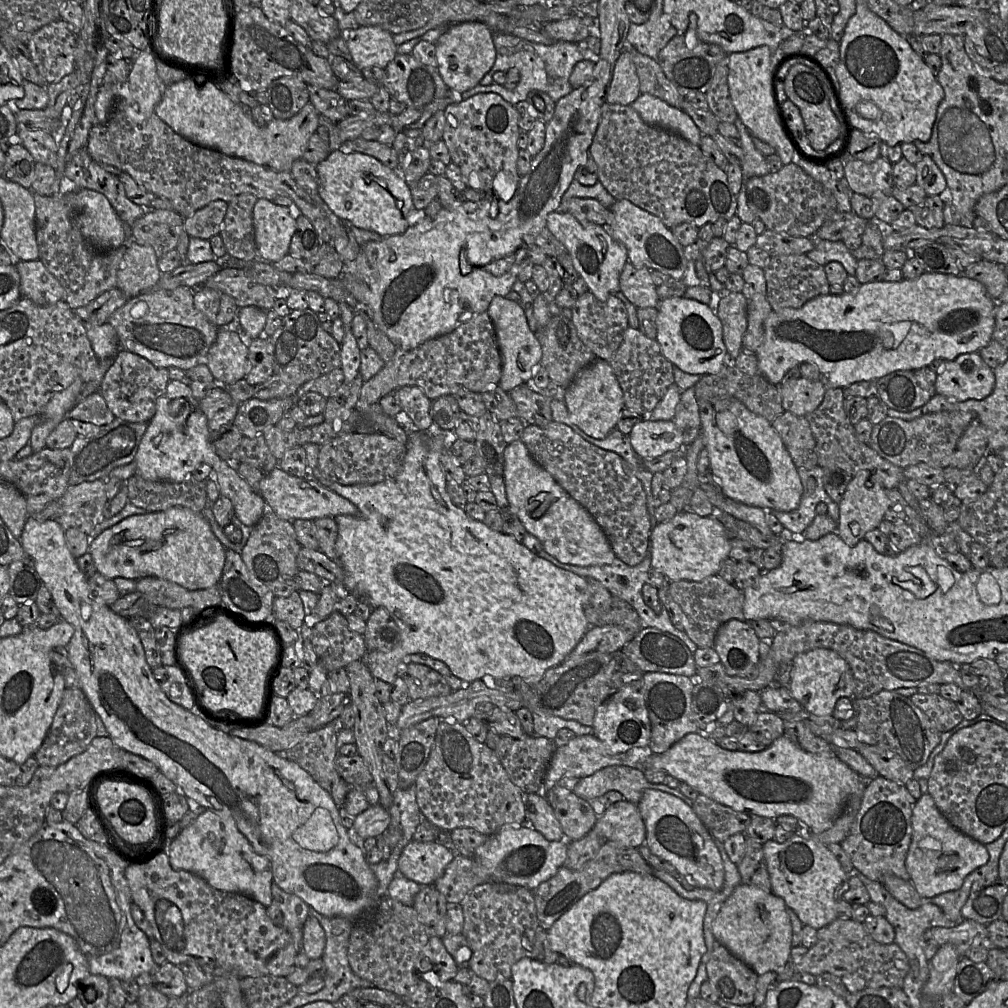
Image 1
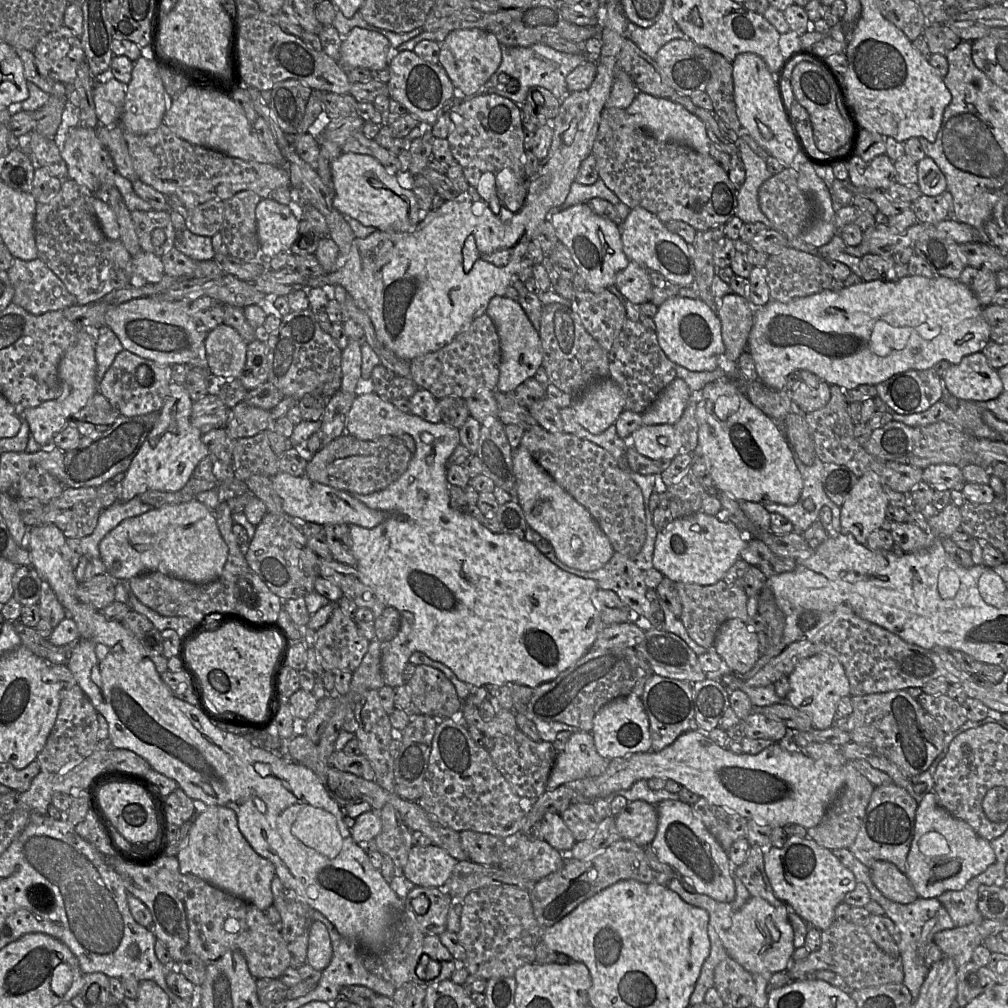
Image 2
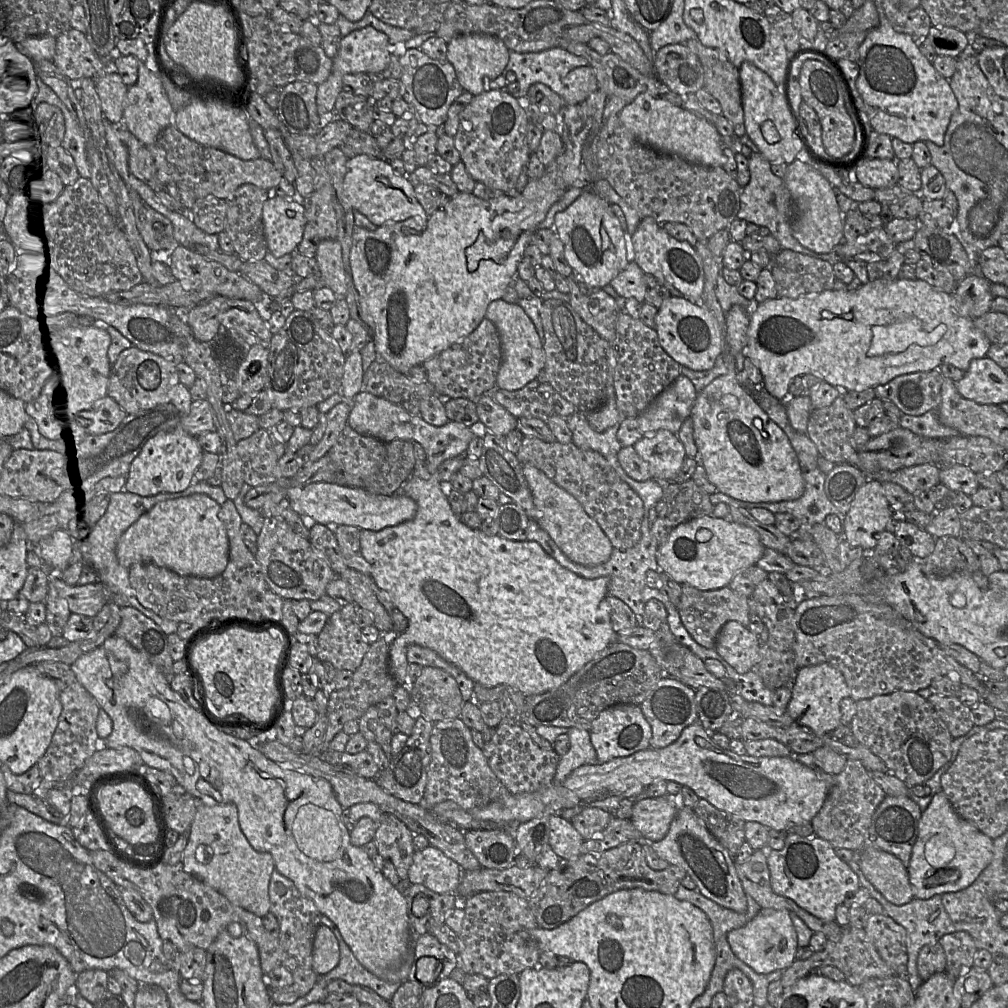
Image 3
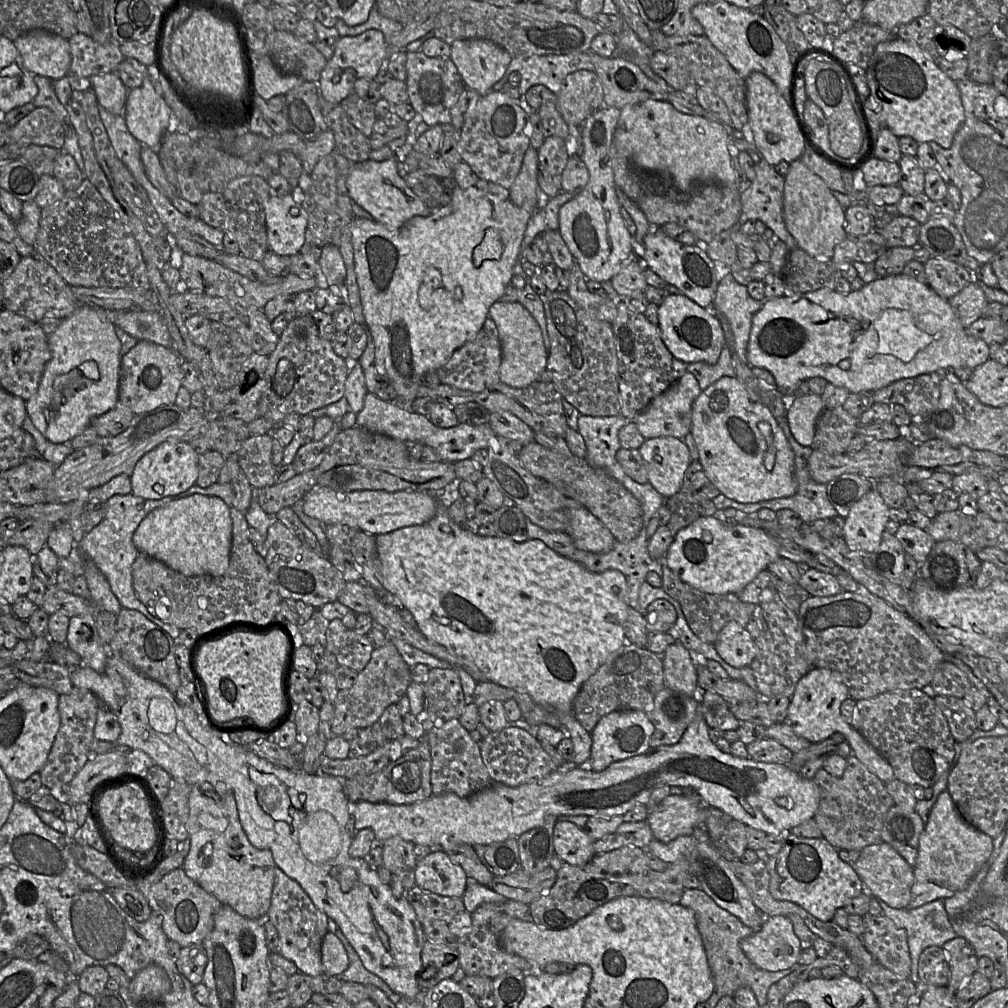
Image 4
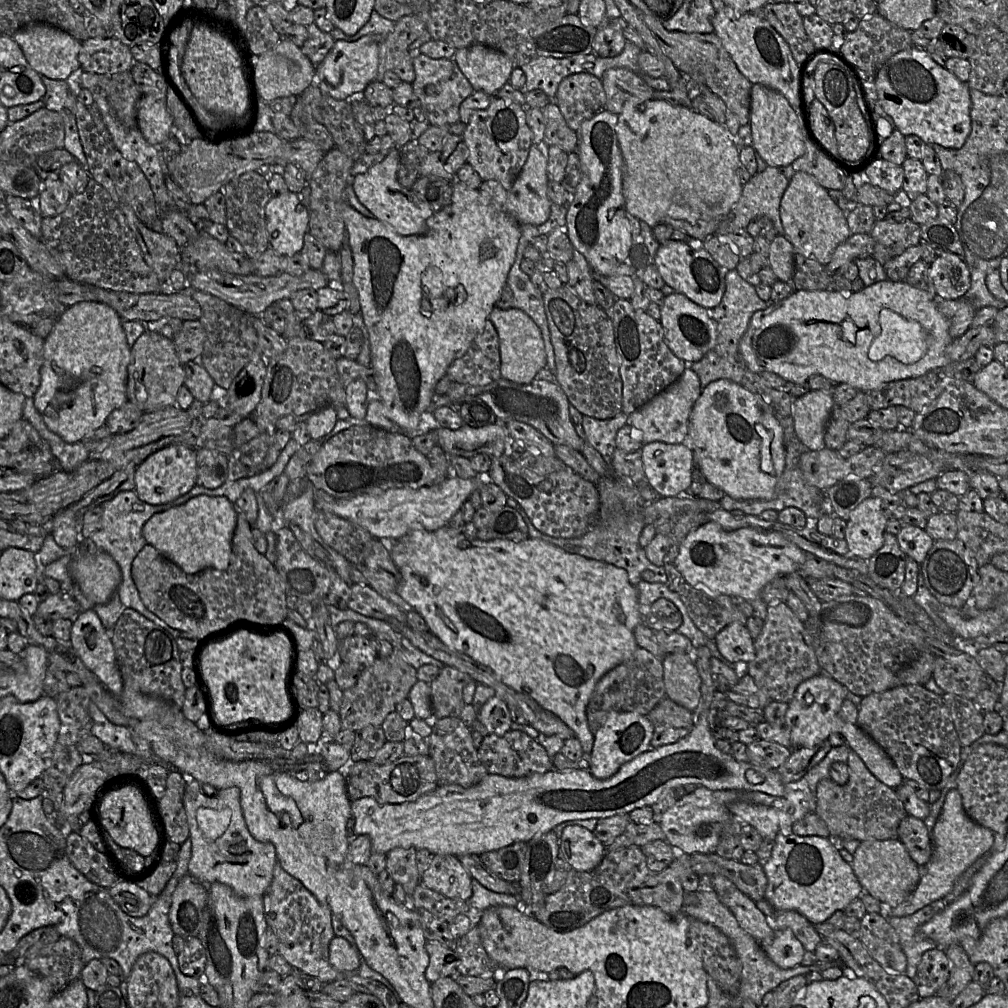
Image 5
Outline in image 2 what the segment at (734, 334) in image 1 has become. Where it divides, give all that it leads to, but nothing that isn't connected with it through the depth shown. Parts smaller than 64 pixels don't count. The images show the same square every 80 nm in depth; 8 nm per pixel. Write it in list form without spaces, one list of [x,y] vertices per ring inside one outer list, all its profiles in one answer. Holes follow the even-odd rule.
[[[733,293],[724,296],[717,308],[725,357],[732,363],[737,363],[740,355],[746,351],[754,310],[746,298]]]

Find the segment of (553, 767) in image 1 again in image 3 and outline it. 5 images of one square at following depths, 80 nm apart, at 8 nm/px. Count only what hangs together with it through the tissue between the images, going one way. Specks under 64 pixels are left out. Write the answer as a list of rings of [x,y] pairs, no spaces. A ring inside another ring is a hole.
[[[575,727],[568,728],[570,747],[559,759],[553,778],[555,783],[563,782],[576,768],[582,765],[599,764],[591,743],[589,731]]]

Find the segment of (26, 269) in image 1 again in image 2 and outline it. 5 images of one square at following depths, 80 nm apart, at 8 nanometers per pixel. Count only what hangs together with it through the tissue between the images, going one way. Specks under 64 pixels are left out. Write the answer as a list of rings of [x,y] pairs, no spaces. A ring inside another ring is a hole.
[[[38,257],[29,261],[14,258],[7,273],[14,288],[12,302],[31,314],[40,315],[49,311],[64,310],[77,304],[75,296],[67,290],[59,277]]]

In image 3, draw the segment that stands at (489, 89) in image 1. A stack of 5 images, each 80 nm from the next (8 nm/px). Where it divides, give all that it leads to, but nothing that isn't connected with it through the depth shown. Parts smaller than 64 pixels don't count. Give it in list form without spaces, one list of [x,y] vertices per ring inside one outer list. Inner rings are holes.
[[[554,47],[540,52],[509,52],[509,61],[503,72],[516,74],[519,90],[512,95],[524,102],[529,87],[542,83],[559,95],[562,79],[573,69],[588,66],[588,61],[561,47]]]

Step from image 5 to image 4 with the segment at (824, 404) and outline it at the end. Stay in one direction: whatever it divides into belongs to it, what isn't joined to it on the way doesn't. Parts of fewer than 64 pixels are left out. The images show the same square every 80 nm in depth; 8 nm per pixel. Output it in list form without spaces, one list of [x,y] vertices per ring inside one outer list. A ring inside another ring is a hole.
[[[809,393],[804,396],[793,397],[790,401],[786,399],[786,418],[795,439],[803,446],[812,446],[817,420],[824,411],[821,396]]]

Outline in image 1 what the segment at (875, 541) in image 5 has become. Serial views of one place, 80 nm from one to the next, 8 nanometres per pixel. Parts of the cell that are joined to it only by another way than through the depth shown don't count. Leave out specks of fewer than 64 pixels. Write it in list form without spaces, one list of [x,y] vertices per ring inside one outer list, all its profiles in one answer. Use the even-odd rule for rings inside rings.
[[[863,470],[857,473],[847,486],[844,496],[839,503],[840,517],[837,534],[848,545],[854,546],[864,539],[866,533],[878,528],[885,513],[891,508],[887,489],[879,476],[873,470]]]

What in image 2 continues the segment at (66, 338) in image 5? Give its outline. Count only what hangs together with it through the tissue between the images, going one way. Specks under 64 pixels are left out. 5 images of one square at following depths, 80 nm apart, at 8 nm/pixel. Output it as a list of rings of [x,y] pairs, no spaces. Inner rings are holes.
[[[79,329],[76,343],[65,352],[58,365],[59,395],[39,406],[24,410],[22,415],[29,425],[30,434],[42,447],[51,445],[54,435],[61,431],[72,416],[85,407],[88,400],[98,392],[95,359],[97,339],[98,329]]]

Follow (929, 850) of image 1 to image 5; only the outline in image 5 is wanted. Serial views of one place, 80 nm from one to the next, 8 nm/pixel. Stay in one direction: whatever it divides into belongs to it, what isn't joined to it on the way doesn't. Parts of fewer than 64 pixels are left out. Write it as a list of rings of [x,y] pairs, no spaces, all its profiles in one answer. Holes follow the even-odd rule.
[[[949,789],[941,813],[933,827],[931,841],[932,855],[929,862],[922,867],[917,887],[903,903],[895,908],[889,908],[890,916],[912,915],[926,905],[946,897],[963,872],[991,849],[994,832],[974,822],[963,808],[960,793],[956,789]]]

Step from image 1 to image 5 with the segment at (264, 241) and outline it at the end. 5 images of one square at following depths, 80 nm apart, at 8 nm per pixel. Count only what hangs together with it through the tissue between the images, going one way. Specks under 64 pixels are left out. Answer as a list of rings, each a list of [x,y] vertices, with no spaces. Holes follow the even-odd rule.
[[[287,191],[279,196],[272,196],[265,207],[265,215],[269,247],[287,257],[300,253],[304,235],[308,232],[309,211],[301,203],[299,194]]]

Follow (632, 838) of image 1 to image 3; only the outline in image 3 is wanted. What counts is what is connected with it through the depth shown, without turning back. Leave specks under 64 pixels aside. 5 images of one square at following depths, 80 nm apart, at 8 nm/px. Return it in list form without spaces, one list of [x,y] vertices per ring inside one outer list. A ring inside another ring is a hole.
[[[669,794],[637,801],[630,821],[649,843],[662,840],[671,825],[678,808]]]

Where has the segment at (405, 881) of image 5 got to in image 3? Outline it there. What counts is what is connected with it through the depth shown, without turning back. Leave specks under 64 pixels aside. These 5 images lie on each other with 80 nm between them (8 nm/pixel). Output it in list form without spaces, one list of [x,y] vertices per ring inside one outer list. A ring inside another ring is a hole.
[[[384,813],[379,822],[374,840],[378,853],[392,861],[401,880],[408,879],[408,870],[413,862],[414,833],[395,815]]]

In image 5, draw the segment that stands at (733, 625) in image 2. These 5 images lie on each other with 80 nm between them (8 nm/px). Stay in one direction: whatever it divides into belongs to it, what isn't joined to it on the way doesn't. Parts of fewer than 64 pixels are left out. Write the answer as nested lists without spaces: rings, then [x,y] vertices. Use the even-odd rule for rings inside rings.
[[[739,622],[725,626],[715,637],[722,656],[730,663],[749,663],[755,658],[754,641],[749,630]]]

